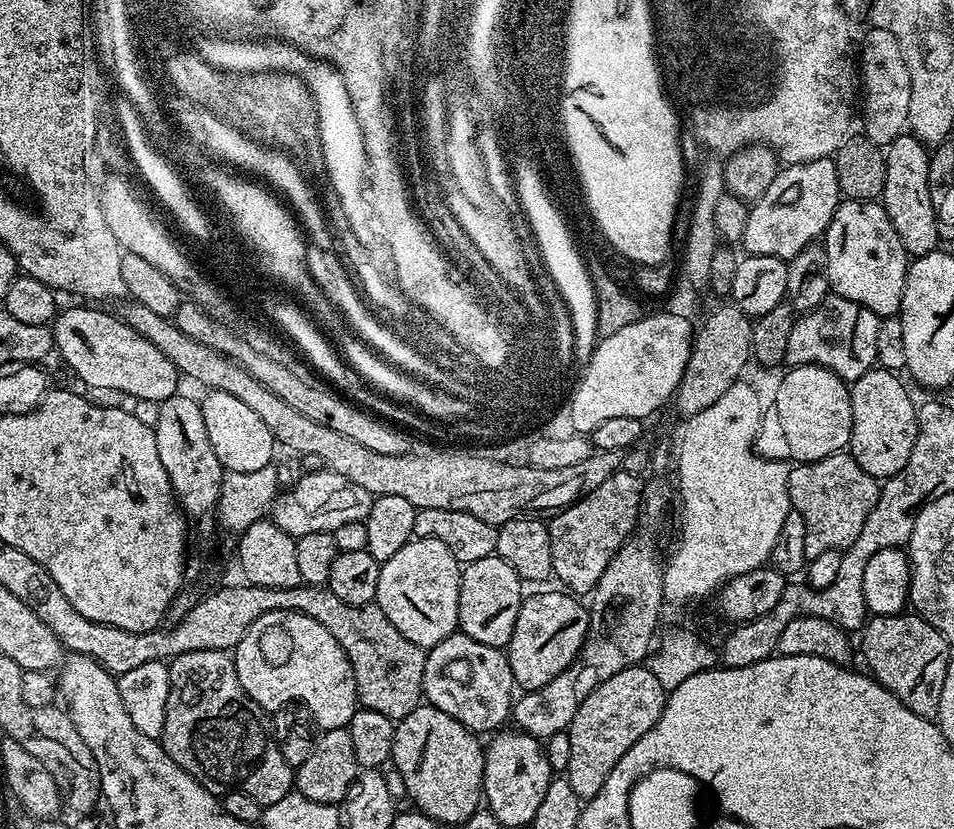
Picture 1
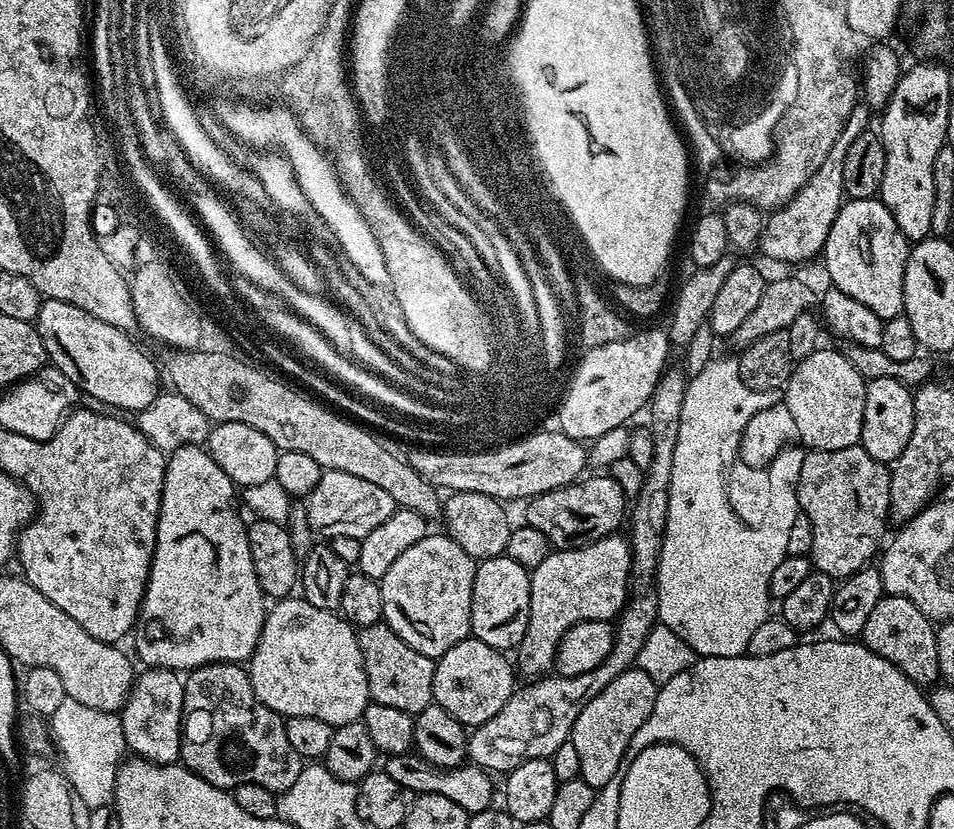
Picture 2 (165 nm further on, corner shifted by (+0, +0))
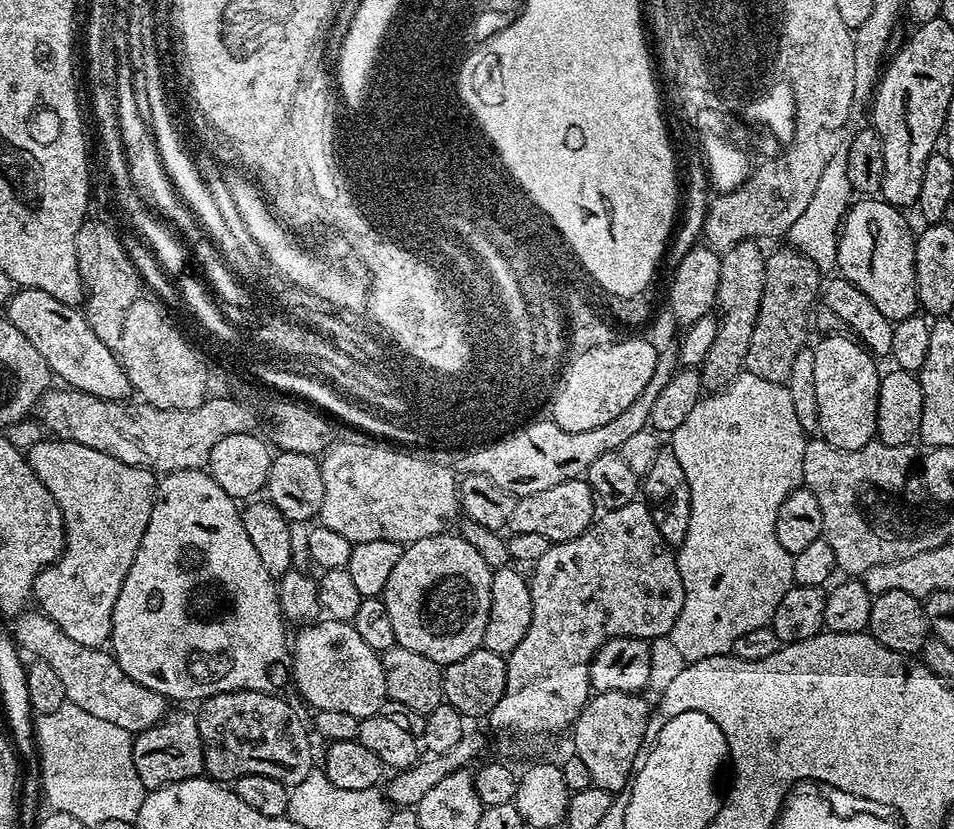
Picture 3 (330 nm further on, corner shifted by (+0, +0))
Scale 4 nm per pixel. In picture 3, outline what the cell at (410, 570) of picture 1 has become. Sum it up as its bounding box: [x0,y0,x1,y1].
[382,534,494,666]

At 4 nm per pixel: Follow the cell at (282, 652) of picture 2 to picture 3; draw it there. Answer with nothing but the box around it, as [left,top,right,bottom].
[290,618,388,720]

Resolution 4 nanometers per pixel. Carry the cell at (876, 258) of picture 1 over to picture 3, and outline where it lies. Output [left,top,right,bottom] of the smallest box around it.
[837,198,920,322]

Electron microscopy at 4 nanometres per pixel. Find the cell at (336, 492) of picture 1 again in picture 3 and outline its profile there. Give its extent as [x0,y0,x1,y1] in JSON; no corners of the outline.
[318,442,462,546]

